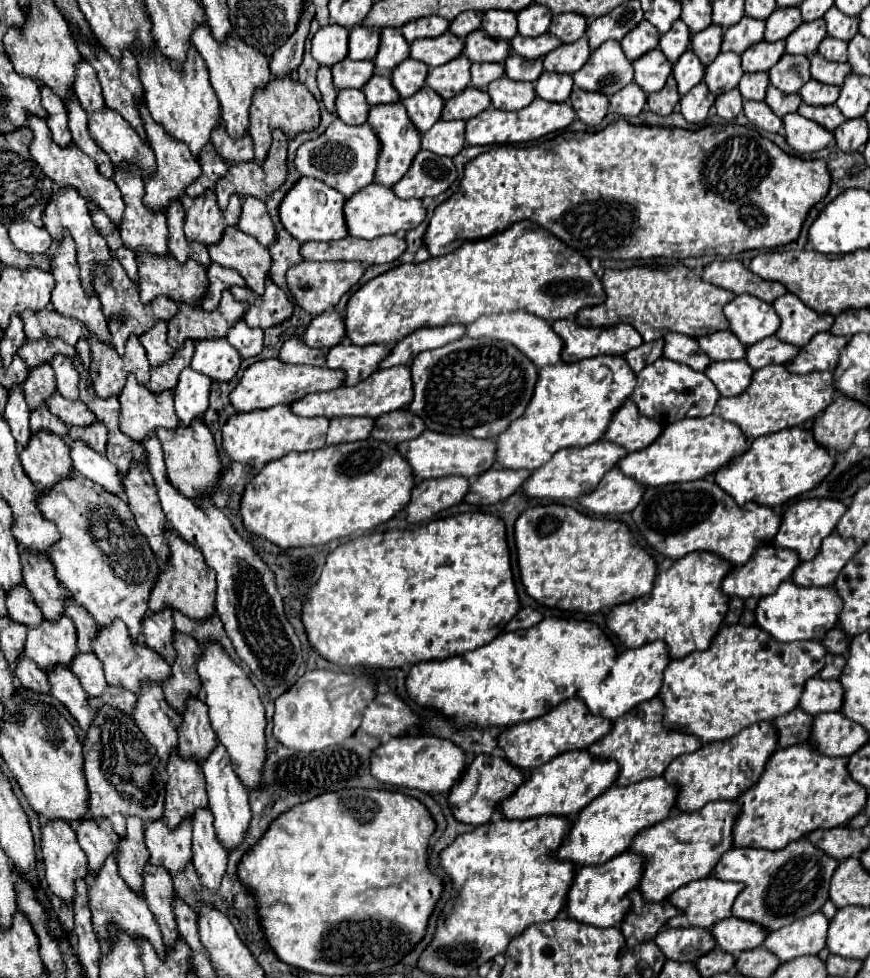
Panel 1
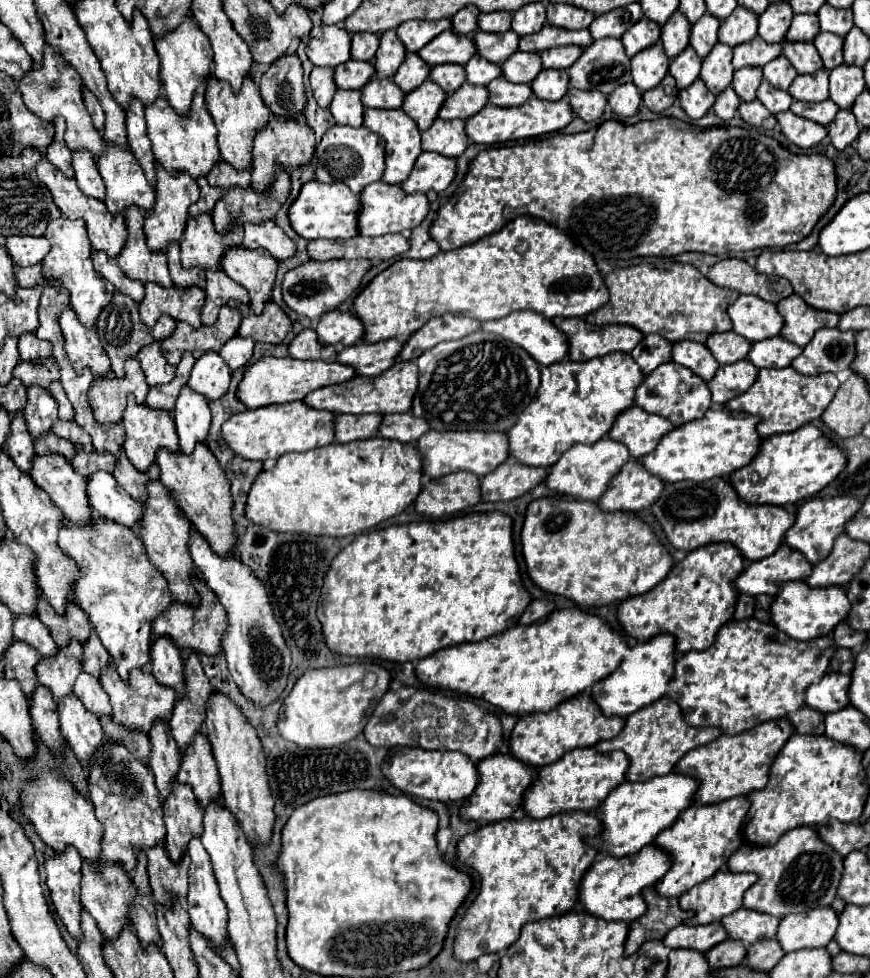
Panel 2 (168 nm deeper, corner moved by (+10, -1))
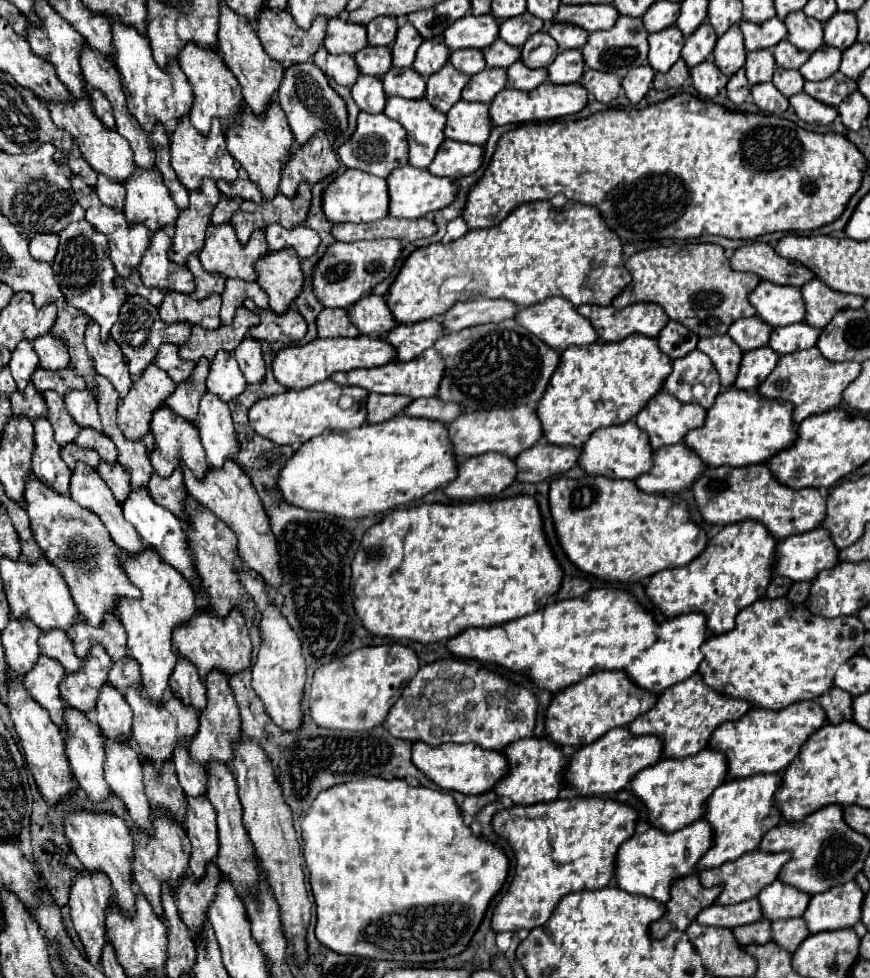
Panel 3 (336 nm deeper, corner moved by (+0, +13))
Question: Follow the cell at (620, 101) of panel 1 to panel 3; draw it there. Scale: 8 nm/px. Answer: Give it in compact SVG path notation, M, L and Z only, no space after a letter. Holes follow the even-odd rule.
M649 64L637 66L637 68L627 72L627 76L623 78L623 88L627 92L627 98L633 104L637 104L647 94L647 90L651 88L653 76L655 76L655 72L653 72L653 68Z

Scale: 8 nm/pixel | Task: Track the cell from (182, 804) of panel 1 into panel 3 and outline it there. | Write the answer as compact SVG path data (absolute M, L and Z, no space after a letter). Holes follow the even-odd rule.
M205 796L187 798L187 836L191 838L191 876L201 880L205 866L217 858L217 818L211 802Z

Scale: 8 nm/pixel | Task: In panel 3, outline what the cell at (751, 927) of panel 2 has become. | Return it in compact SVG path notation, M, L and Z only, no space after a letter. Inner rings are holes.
M775 880L771 886L767 886L767 890L761 890L757 898L763 906L765 918L775 922L779 918L801 916L811 900L811 894L793 888L781 880Z

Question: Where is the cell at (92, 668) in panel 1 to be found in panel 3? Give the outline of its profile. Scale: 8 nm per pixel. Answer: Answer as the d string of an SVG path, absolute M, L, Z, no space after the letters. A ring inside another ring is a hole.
M113 686L103 688L103 694L99 696L99 706L95 710L97 724L101 726L105 738L117 742L127 742L131 738L133 712L125 698Z

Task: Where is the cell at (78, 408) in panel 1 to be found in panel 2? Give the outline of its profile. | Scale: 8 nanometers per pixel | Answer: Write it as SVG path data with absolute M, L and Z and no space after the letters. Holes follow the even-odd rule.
M59 418L59 420L53 424L51 432L55 432L55 434L61 436L61 438L67 438L67 440L73 442L73 444L83 446L87 452L93 450L93 444L91 444L91 440L89 440L89 434L87 434L77 422L73 422L73 420L61 420L61 418Z

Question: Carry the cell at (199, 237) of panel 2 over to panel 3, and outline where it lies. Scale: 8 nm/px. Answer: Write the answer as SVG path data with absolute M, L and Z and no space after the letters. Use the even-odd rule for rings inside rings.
M209 226L207 240L205 240L205 246L199 254L199 260L201 260L203 268L211 274L221 274L225 278L241 278L241 280L247 280L247 282L255 282L255 278L257 278L255 262L261 260L267 254L269 254L269 246L267 246L263 232L255 232L251 236L251 242L247 242L247 246L243 246L237 240L235 230L231 226Z

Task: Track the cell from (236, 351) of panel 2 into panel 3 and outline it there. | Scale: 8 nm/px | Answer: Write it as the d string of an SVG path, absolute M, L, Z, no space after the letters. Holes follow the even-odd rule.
M245 338L235 350L235 358L249 384L261 384L265 380L265 360L261 354L261 344L257 340Z

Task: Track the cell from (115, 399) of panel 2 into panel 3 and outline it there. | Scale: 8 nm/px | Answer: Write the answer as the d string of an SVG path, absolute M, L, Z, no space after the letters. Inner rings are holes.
M155 364L147 366L141 378L133 384L127 398L119 402L117 418L123 434L129 440L141 440L149 432L151 414L165 406L165 400L175 392L175 382Z

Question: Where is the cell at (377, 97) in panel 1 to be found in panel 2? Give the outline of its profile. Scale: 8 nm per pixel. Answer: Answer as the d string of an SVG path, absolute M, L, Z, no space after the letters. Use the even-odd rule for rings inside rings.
M373 76L361 90L361 102L367 108L401 108L403 96L393 78Z

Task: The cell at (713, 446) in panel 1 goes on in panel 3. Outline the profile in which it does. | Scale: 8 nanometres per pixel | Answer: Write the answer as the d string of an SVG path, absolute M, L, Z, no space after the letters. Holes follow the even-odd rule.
M725 390L707 412L705 426L691 430L685 444L693 448L707 466L747 466L763 464L797 440L793 422L793 404L783 400L769 400L757 390Z

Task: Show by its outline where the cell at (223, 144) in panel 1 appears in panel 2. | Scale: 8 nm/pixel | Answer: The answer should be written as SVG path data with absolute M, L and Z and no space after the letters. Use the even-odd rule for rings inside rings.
M219 160L219 162L213 166L213 170L209 172L207 182L209 182L211 186L221 186L221 188L249 186L249 184L251 184L249 176L251 176L249 168L237 170L237 168L233 168L231 164L227 164L225 160Z

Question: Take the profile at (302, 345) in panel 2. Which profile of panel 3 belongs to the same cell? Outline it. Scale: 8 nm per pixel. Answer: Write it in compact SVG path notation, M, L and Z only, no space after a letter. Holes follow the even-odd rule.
M325 308L317 316L317 336L319 338L337 338L337 336L359 336L357 326L349 320L347 310L343 308Z

